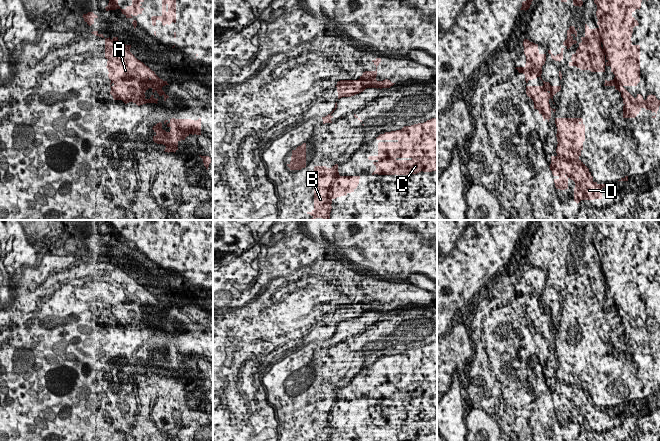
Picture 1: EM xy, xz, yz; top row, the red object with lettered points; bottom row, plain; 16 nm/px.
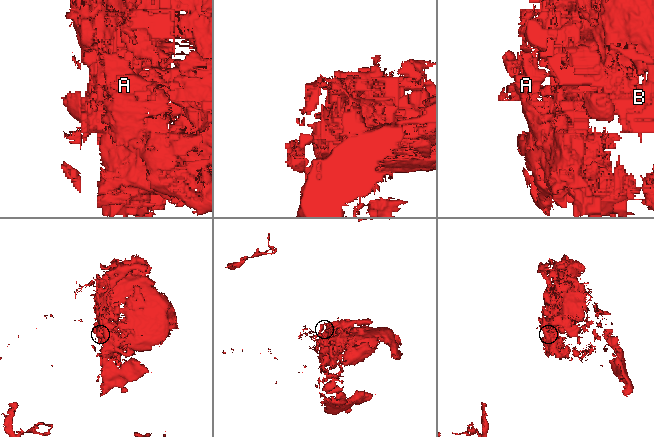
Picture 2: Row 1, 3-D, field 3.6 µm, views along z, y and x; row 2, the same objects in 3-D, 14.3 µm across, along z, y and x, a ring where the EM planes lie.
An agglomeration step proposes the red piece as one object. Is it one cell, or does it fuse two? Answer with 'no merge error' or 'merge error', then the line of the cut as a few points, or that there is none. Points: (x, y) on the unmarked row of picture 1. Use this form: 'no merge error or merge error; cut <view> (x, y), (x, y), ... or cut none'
no merge error; cut none

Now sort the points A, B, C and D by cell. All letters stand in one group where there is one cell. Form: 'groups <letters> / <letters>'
groups A B C D

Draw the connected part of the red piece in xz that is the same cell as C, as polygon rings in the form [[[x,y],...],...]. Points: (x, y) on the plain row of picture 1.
[[[437,342],[404,350],[401,354],[385,356],[376,363],[380,365],[378,379],[368,381],[376,390],[372,399],[412,399],[421,395],[437,395]]]

